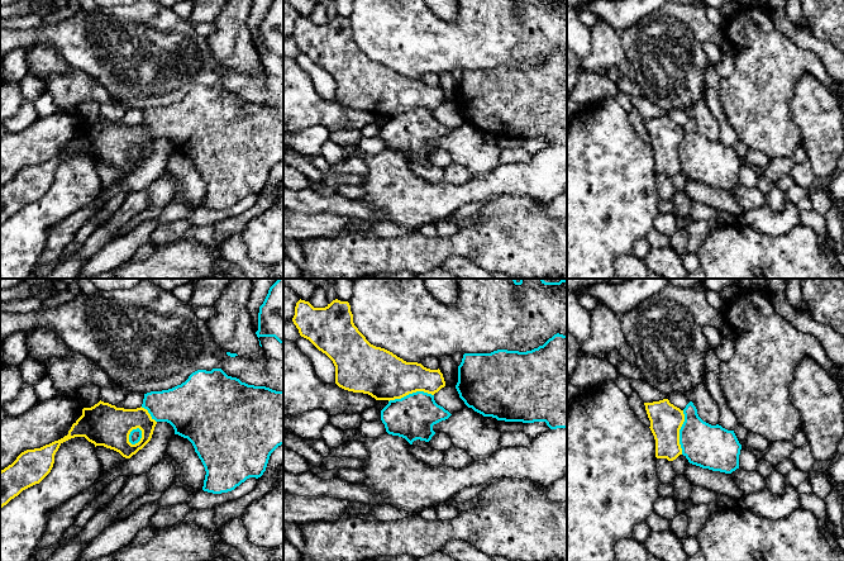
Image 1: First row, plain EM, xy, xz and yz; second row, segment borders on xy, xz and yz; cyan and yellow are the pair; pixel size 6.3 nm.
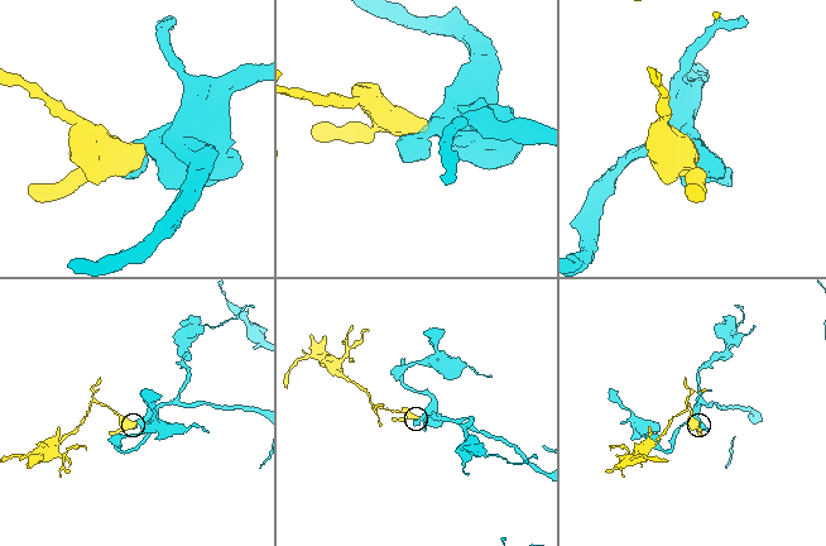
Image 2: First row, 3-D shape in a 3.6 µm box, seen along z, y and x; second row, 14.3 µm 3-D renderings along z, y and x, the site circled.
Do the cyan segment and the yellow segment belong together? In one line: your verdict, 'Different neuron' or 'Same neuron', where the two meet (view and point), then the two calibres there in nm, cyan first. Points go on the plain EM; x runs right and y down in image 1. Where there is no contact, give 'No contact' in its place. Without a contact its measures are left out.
Different neuron. Touches cyan at xz (410, 110). Thickness 280 nm (cyan) against 300 nm

